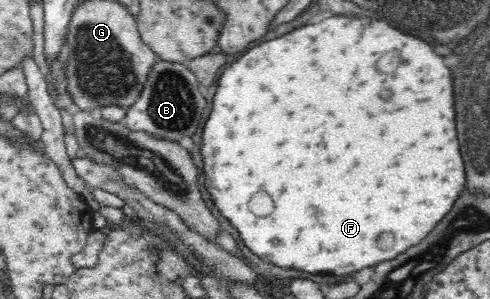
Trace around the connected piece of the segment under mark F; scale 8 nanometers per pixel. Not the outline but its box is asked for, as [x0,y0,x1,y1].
[199,17,465,277]

